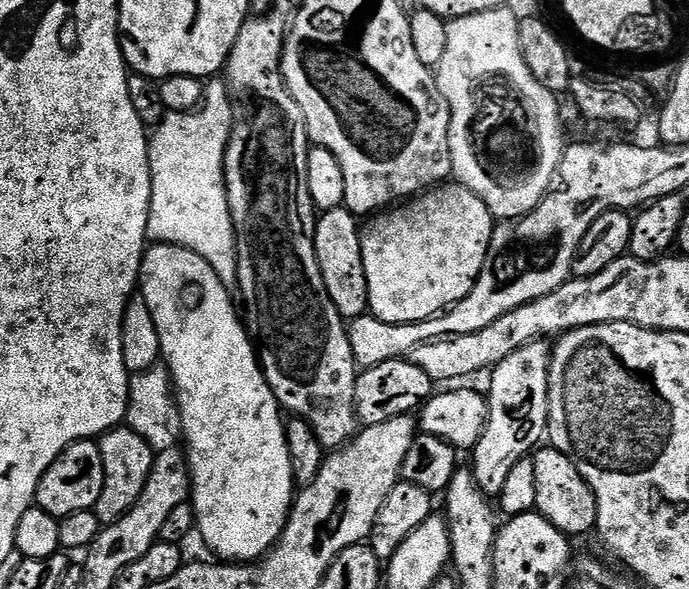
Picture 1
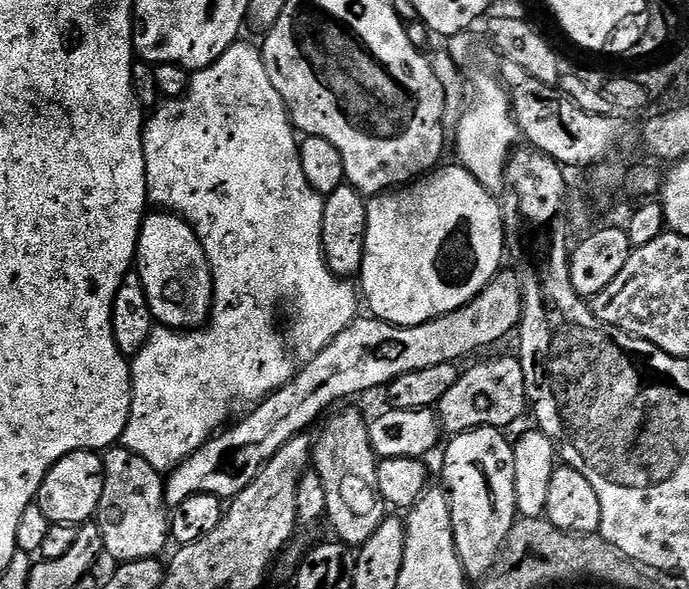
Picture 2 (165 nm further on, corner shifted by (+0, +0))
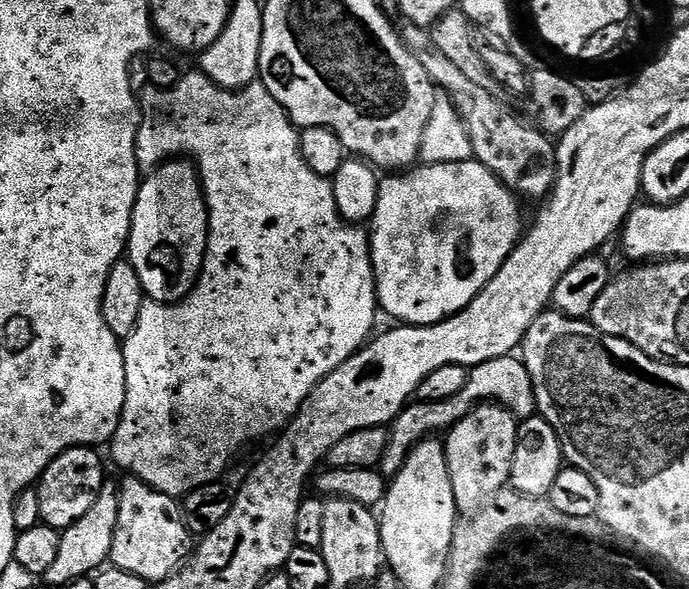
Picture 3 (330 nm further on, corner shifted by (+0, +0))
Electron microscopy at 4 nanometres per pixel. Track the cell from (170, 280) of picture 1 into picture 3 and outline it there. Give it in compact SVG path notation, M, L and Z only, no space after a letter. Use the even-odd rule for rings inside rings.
M173 158L143 177L128 235L127 259L132 261L134 270L138 270L138 278L147 299L163 304L175 304L191 294L192 287L200 277L207 249L208 204L204 201L204 189L200 186L196 166L187 159Z

